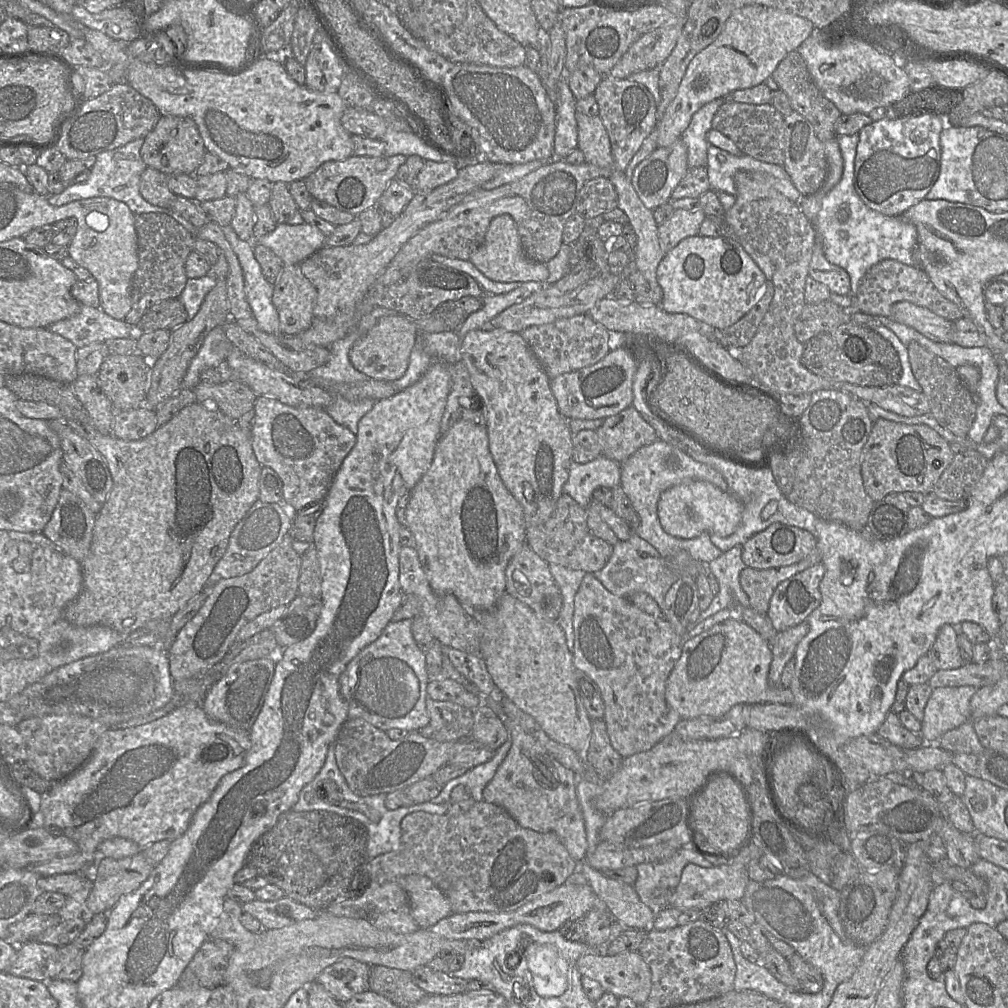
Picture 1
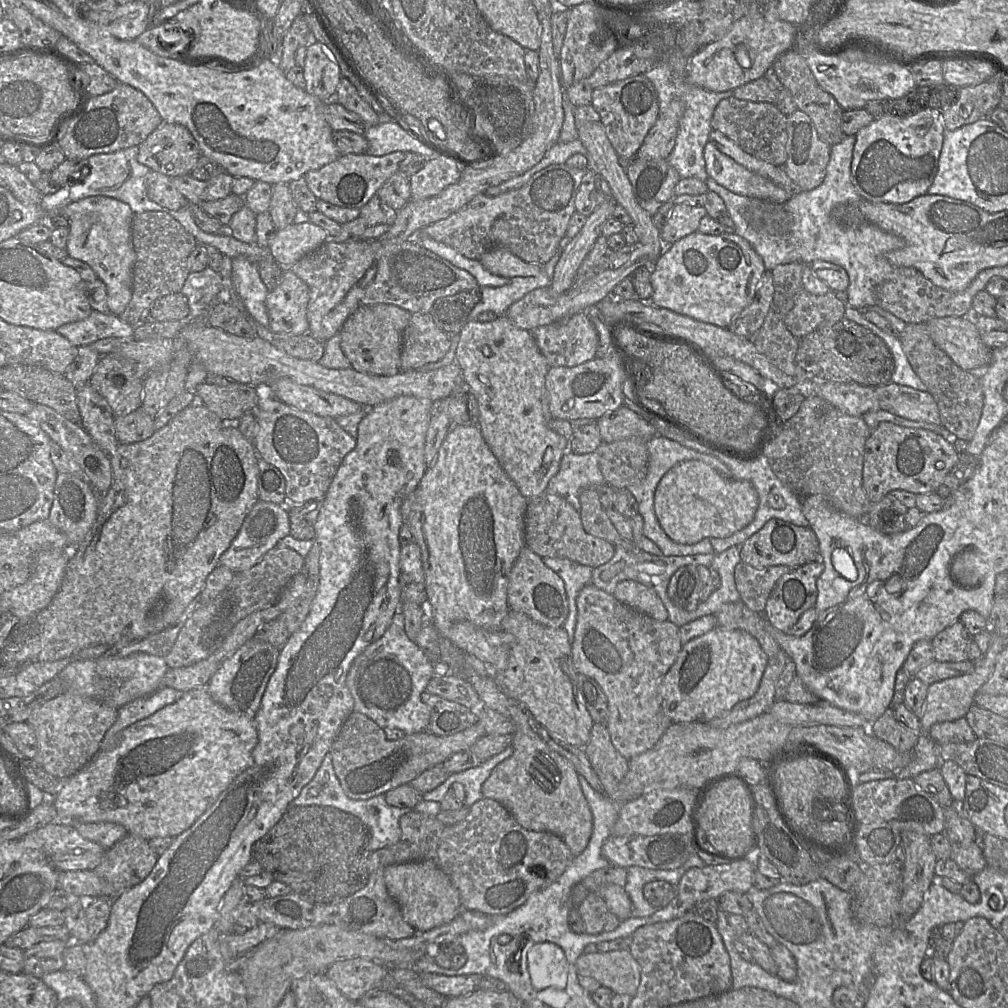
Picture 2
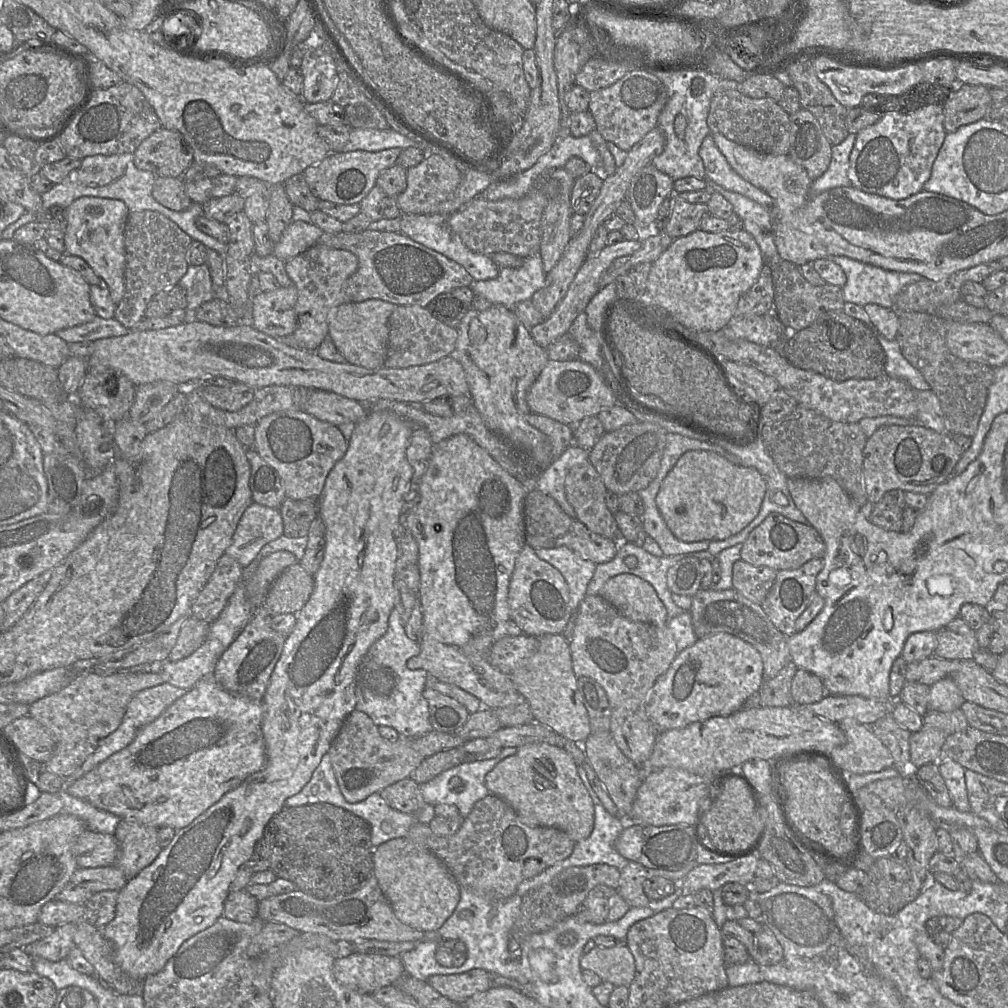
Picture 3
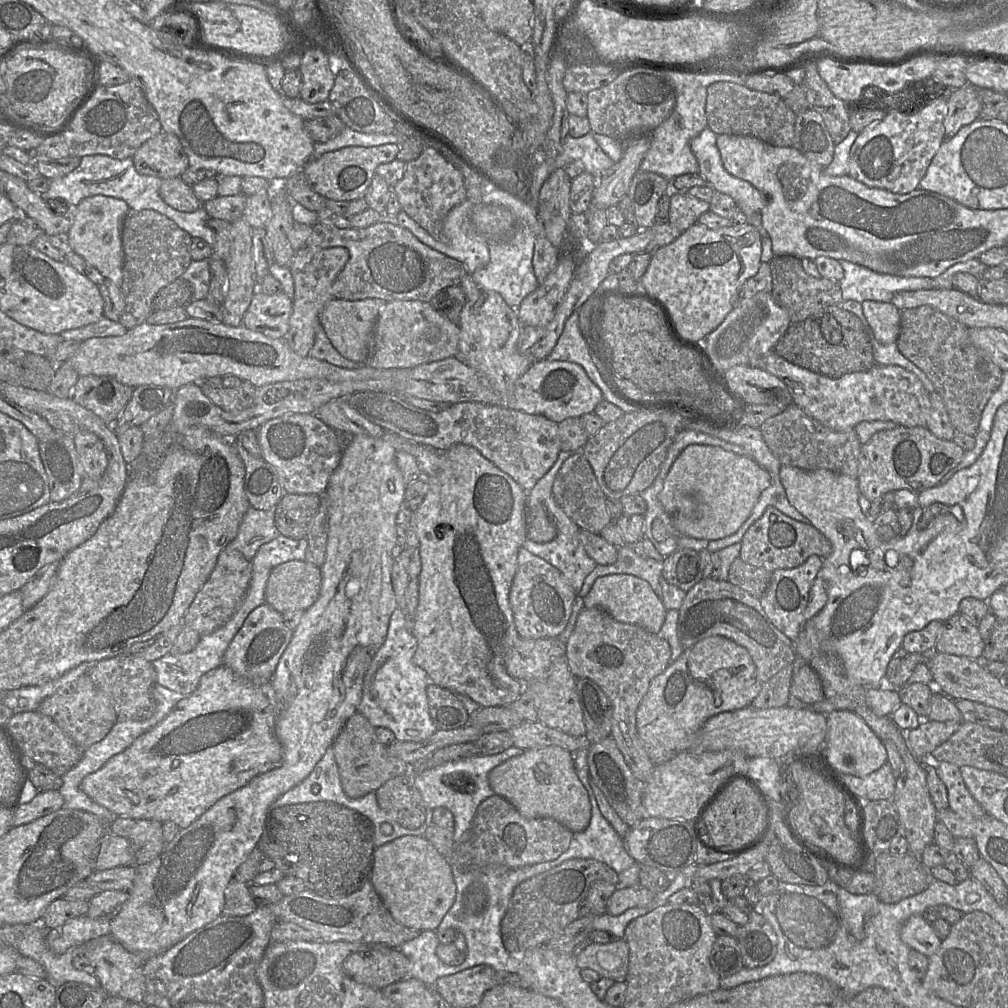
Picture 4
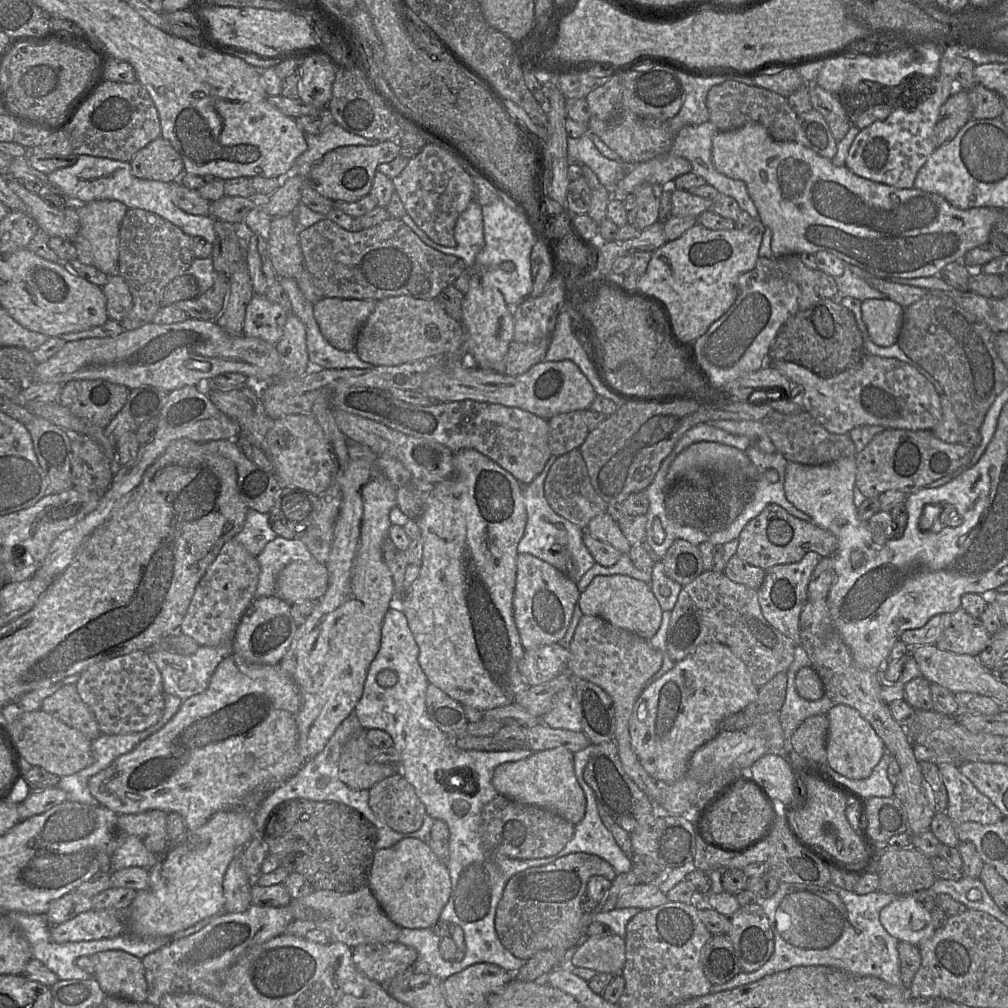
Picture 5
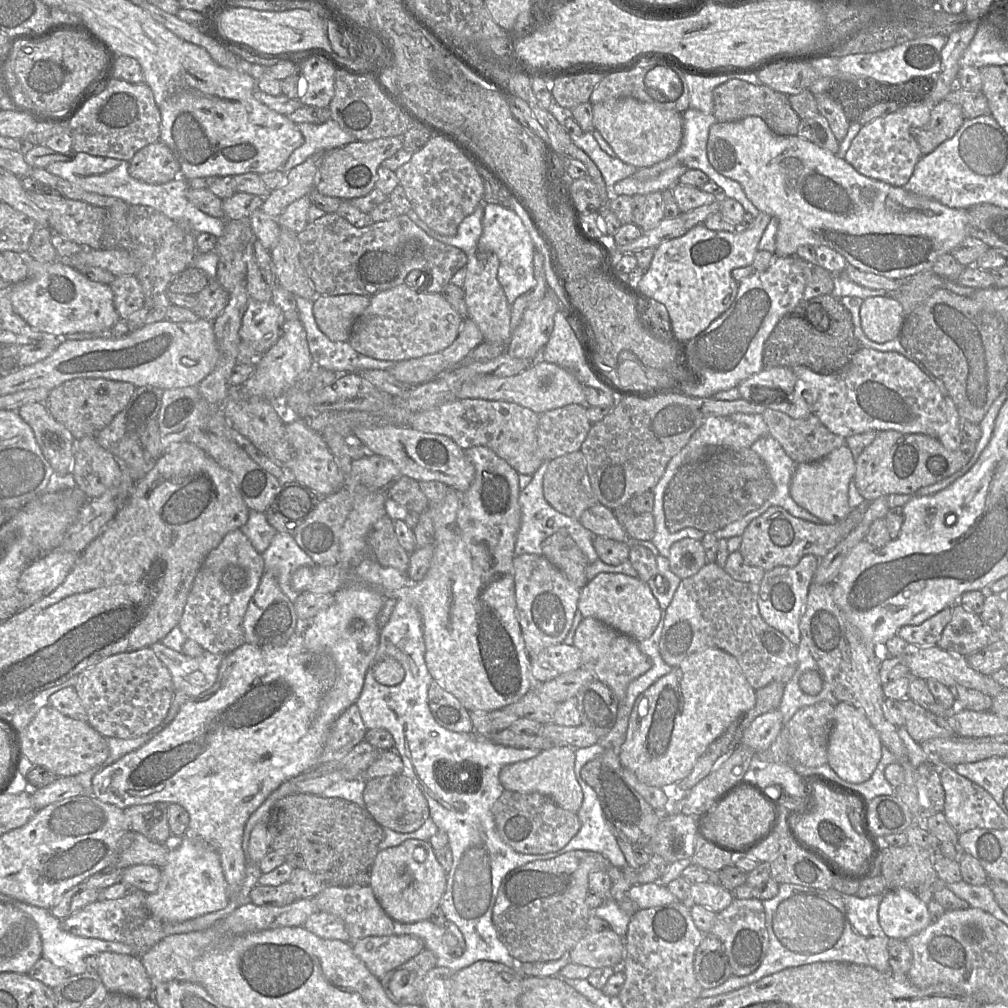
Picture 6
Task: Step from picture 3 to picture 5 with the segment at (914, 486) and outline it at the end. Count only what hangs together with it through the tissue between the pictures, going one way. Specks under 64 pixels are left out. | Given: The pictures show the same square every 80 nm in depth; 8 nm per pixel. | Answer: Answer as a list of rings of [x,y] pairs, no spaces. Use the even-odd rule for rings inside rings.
[[[886,428],[857,452],[855,485],[866,498],[878,497],[889,490],[912,494],[970,463],[975,448],[943,442],[930,430]]]

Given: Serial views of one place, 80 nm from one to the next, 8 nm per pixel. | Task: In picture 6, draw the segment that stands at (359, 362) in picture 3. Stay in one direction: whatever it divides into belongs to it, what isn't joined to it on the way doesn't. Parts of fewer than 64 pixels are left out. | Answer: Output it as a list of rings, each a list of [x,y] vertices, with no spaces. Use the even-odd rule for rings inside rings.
[[[348,294],[316,295],[313,316],[319,330],[333,342],[346,342],[355,320],[368,307],[370,297]]]

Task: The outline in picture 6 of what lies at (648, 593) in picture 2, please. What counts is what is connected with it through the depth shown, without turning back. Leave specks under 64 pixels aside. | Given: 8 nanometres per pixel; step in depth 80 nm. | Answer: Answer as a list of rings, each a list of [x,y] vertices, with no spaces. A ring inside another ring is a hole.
[[[621,573],[597,574],[580,590],[577,607],[583,618],[595,618],[620,633],[630,636],[637,642],[643,641],[652,635],[661,616],[659,604],[654,598],[647,583],[641,581],[638,577],[634,578]]]

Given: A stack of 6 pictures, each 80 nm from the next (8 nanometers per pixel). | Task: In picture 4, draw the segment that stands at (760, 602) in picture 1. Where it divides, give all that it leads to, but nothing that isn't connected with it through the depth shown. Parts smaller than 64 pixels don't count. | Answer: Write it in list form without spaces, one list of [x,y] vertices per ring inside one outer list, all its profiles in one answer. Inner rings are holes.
[[[738,557],[730,566],[728,580],[755,598],[760,599],[770,584],[771,575],[772,572],[765,568],[747,564]]]

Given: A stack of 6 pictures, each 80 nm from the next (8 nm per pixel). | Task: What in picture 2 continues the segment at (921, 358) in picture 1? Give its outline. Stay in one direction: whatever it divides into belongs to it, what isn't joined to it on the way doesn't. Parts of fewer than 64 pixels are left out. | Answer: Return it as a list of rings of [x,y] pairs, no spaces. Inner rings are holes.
[[[908,323],[897,336],[913,371],[937,403],[941,425],[949,431],[951,437],[970,441],[983,408],[983,390],[979,378],[973,372],[960,368],[936,346],[929,335],[926,323]]]

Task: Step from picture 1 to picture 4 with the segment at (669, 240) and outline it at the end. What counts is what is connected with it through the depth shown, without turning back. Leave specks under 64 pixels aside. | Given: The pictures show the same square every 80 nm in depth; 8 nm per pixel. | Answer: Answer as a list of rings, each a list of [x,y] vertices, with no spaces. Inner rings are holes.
[[[674,192],[670,199],[669,224],[681,233],[697,223],[698,218],[710,209],[710,202]]]

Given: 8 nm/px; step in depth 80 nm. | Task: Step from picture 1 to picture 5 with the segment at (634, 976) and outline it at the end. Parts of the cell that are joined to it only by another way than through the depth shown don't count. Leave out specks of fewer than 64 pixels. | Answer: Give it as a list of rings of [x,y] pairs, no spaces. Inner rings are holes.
[[[611,933],[606,936],[585,936],[568,966],[617,975],[621,974],[625,960],[624,938]]]

